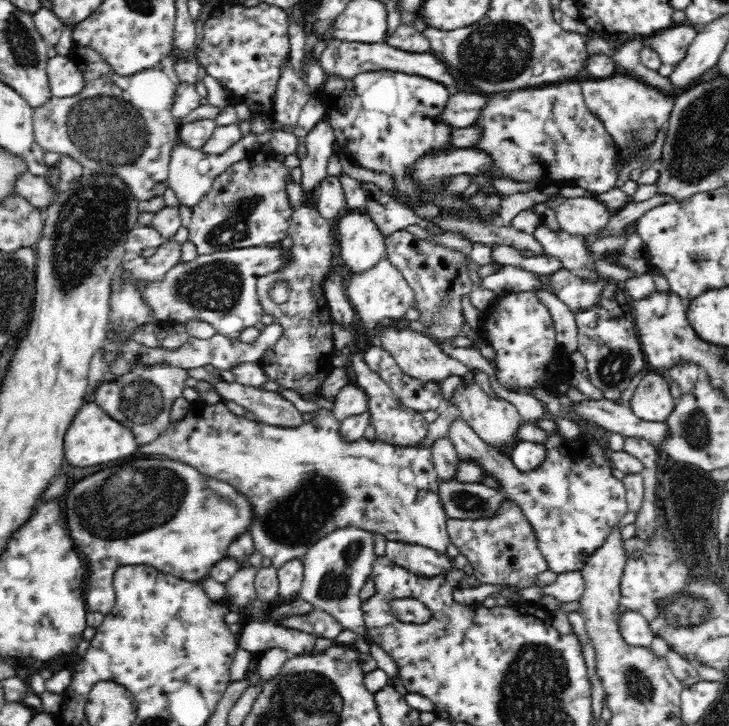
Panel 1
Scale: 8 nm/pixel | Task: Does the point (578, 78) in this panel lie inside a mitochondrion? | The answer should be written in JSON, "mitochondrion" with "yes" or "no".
{"mitochondrion":"no"}

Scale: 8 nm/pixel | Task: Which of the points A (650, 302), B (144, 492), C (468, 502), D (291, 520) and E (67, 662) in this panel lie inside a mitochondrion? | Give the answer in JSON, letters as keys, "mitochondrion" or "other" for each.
{"A":"other","B":"mitochondrion","C":"mitochondrion","D":"mitochondrion","E":"other"}

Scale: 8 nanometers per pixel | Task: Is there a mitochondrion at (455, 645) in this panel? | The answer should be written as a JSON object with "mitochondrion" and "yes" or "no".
{"mitochondrion":"no"}

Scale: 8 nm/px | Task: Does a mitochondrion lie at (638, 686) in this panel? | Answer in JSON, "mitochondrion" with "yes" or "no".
{"mitochondrion":"yes"}

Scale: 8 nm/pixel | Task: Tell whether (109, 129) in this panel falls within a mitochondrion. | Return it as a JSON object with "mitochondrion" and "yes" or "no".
{"mitochondrion":"yes"}

